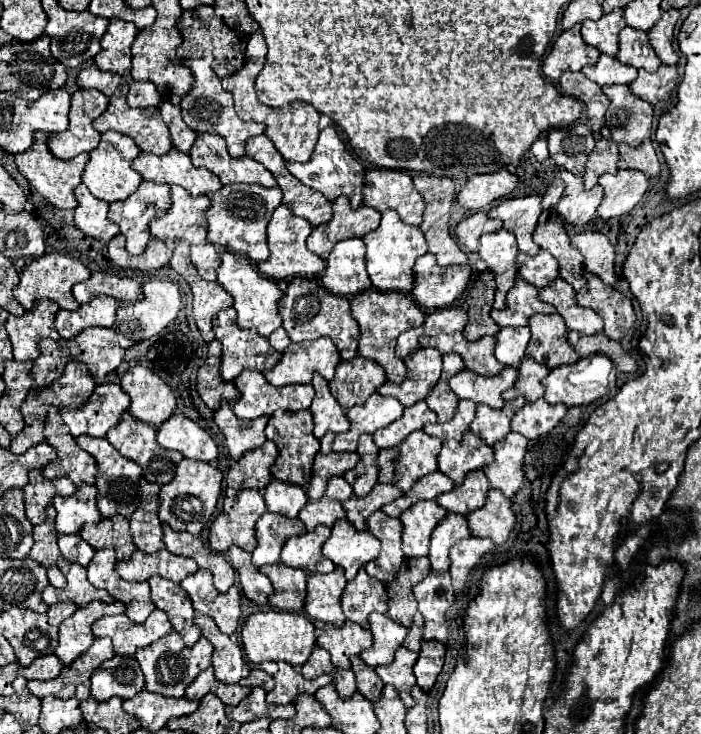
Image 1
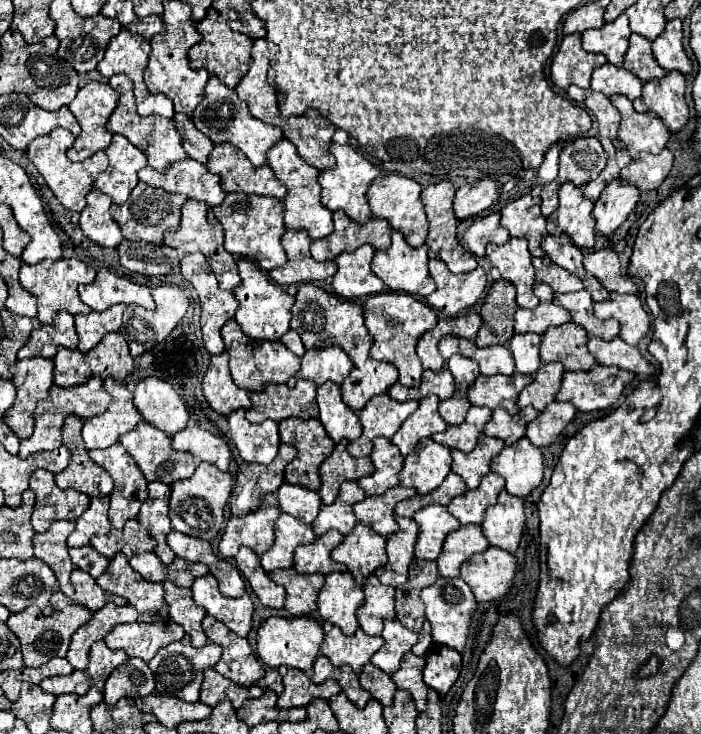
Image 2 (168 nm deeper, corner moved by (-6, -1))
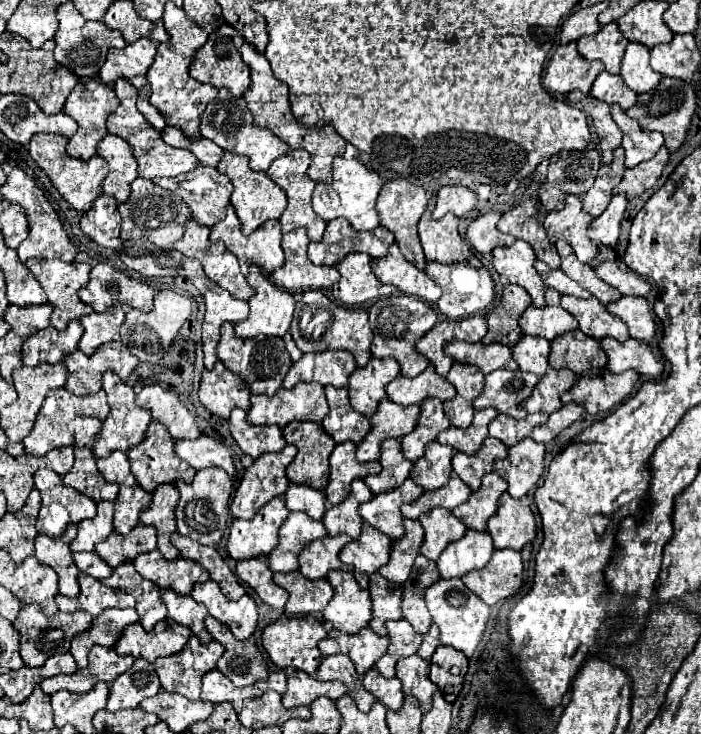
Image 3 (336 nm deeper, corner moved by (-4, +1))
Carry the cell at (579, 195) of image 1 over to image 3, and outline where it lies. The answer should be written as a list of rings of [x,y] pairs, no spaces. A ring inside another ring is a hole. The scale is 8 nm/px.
[[[576,195],[566,197],[564,209],[550,211],[544,219],[544,229],[550,237],[550,241],[564,239],[570,243],[574,253],[582,263],[590,263],[596,253],[598,245],[588,237],[588,225],[592,217],[582,209],[582,201]]]

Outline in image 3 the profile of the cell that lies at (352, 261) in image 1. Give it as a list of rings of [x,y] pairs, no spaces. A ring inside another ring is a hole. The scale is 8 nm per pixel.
[[[348,253],[342,261],[338,261],[336,269],[340,273],[340,281],[332,285],[332,293],[344,305],[362,305],[376,301],[378,297],[394,295],[398,289],[394,285],[384,285],[376,279],[370,269],[372,257],[366,253]]]

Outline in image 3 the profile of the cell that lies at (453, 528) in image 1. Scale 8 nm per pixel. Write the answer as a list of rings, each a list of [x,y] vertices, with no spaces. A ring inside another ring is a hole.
[[[466,529],[460,541],[452,541],[438,559],[438,571],[442,579],[462,577],[472,569],[482,569],[492,557],[494,545],[490,533]]]

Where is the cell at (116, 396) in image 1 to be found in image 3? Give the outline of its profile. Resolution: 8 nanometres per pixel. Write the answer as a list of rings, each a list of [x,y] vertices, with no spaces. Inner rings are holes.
[[[106,371],[102,377],[102,389],[108,391],[108,405],[110,405],[110,415],[102,421],[102,429],[96,435],[96,441],[92,445],[92,453],[96,457],[106,457],[108,453],[120,449],[120,451],[128,451],[128,447],[138,445],[144,439],[144,433],[152,421],[150,413],[146,409],[140,409],[134,405],[134,389],[130,385],[126,385],[124,381],[120,381],[120,377],[112,371]]]

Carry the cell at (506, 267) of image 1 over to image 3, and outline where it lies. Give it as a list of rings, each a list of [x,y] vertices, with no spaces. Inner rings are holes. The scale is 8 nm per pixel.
[[[514,241],[512,245],[496,247],[494,255],[494,269],[504,275],[510,283],[516,283],[528,291],[532,303],[536,307],[544,305],[544,283],[534,269],[536,255],[526,241]]]

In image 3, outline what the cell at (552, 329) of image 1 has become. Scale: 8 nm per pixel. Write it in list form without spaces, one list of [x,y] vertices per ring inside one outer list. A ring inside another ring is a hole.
[[[580,329],[564,333],[552,339],[552,349],[548,363],[554,369],[570,369],[576,375],[582,375],[590,369],[604,369],[606,355],[602,353],[600,343],[594,337],[588,337]]]

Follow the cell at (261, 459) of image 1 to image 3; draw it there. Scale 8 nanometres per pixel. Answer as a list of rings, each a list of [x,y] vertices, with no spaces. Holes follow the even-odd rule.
[[[286,445],[282,451],[278,453],[266,453],[262,457],[258,457],[248,469],[246,473],[242,475],[240,479],[240,485],[236,487],[234,491],[234,497],[232,497],[232,505],[230,505],[230,511],[232,511],[232,517],[240,517],[240,519],[252,519],[272,497],[278,497],[278,495],[284,495],[284,491],[288,489],[290,481],[286,477],[286,465],[294,459],[296,455],[296,447],[294,445]]]

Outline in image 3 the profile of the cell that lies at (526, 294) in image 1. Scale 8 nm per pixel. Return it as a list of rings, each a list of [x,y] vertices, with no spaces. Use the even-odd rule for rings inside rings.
[[[546,289],[546,305],[542,309],[530,305],[520,317],[522,333],[530,333],[536,337],[544,337],[552,341],[556,335],[578,329],[576,319],[560,307],[560,293],[556,289]]]

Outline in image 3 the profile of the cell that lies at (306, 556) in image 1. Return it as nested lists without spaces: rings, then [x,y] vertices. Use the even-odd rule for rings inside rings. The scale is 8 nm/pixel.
[[[336,535],[336,537],[322,537],[306,545],[298,557],[300,561],[300,573],[304,573],[310,579],[320,579],[326,577],[328,571],[332,569],[342,569],[342,571],[352,571],[350,565],[344,565],[338,559],[340,549],[350,543],[352,539],[346,535]]]

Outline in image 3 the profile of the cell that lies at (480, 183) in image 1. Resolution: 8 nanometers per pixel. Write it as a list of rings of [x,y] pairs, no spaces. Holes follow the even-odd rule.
[[[462,185],[442,187],[438,191],[438,201],[436,201],[436,209],[434,209],[432,217],[438,219],[446,211],[454,213],[456,217],[464,217],[466,213],[470,213],[476,207],[476,201],[478,201],[478,195],[474,191],[470,191],[468,187],[462,187]]]

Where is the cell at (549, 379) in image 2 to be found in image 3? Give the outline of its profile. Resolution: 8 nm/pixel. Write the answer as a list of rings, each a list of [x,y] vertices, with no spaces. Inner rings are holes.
[[[548,367],[546,375],[540,377],[538,385],[534,387],[532,395],[522,403],[522,407],[528,413],[554,413],[558,407],[562,407],[560,395],[574,385],[576,375],[570,373],[570,369],[552,369]]]

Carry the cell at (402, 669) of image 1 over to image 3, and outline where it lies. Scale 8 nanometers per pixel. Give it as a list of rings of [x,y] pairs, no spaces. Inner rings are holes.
[[[410,655],[404,657],[396,663],[396,677],[402,683],[402,691],[408,695],[414,695],[420,703],[420,709],[426,713],[432,707],[432,693],[438,689],[430,679],[428,679],[428,661]]]

